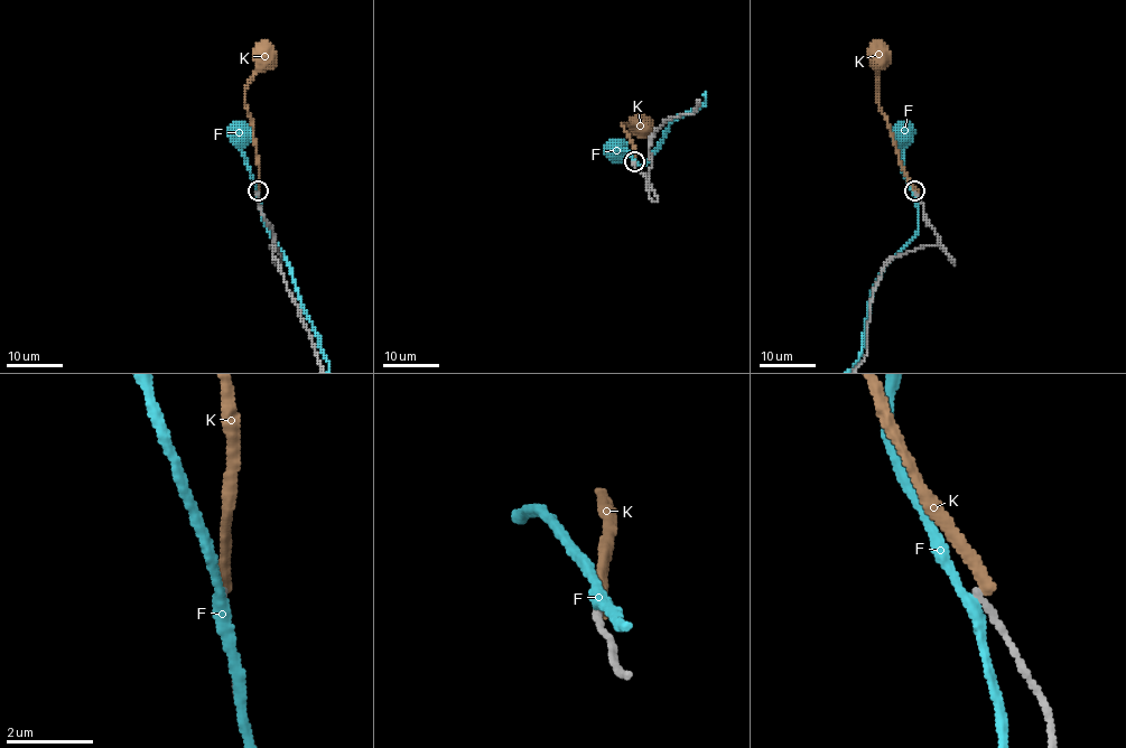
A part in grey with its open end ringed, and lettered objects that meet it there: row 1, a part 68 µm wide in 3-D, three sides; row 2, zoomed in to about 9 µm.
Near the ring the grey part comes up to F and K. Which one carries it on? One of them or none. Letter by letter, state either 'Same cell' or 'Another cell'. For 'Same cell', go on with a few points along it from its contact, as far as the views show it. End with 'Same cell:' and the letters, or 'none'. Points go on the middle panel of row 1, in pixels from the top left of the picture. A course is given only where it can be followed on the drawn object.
F: Another cell
K: Another cell
Same cell: none

